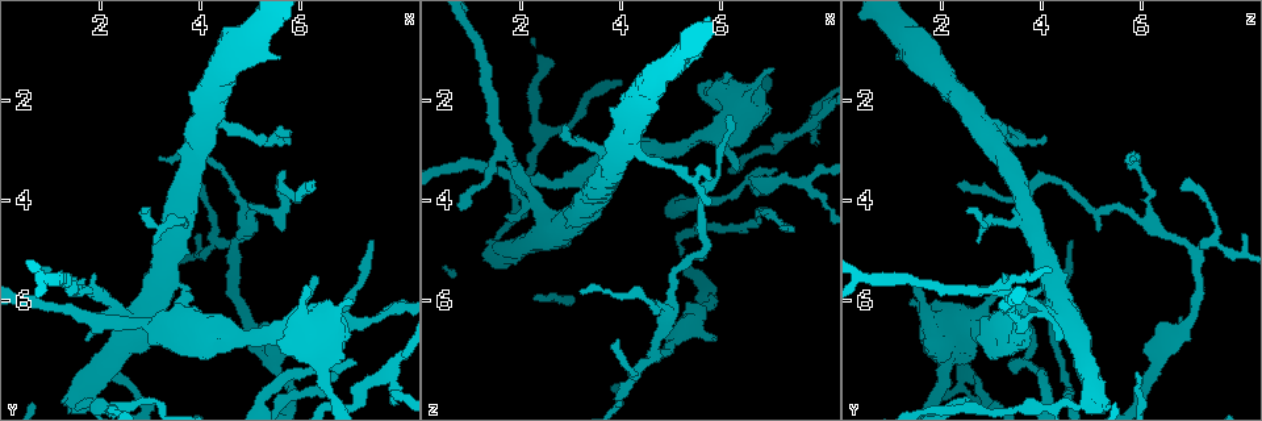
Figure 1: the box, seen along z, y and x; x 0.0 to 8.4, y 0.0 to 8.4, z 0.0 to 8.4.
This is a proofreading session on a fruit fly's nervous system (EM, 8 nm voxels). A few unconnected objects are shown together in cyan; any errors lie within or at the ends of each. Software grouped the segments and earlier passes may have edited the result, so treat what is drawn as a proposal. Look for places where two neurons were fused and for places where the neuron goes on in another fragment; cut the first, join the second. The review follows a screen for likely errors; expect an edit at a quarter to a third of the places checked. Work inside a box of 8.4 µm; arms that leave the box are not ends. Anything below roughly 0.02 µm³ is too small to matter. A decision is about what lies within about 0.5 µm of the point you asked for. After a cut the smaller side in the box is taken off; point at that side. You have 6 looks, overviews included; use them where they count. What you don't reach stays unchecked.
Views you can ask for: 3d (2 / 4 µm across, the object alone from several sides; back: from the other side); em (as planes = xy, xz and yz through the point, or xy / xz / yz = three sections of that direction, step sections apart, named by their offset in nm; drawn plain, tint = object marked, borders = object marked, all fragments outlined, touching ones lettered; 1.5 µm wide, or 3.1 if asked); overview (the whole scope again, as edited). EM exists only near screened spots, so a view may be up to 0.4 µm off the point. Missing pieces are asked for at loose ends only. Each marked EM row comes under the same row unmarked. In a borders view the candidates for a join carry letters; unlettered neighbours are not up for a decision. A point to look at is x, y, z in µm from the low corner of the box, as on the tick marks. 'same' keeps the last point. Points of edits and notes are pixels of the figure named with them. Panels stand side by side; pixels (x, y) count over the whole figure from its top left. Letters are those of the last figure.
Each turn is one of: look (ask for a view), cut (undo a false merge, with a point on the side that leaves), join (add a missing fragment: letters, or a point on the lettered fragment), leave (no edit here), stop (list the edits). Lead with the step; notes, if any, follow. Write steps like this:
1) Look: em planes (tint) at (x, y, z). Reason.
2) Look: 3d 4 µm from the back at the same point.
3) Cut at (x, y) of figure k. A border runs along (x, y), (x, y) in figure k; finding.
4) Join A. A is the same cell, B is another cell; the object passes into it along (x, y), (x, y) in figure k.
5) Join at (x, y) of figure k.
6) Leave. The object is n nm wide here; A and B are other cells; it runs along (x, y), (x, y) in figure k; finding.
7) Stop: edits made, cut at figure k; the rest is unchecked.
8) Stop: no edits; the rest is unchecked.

Look: 3d 4 µm at (5.85, 6.30, 6.80). Free end.

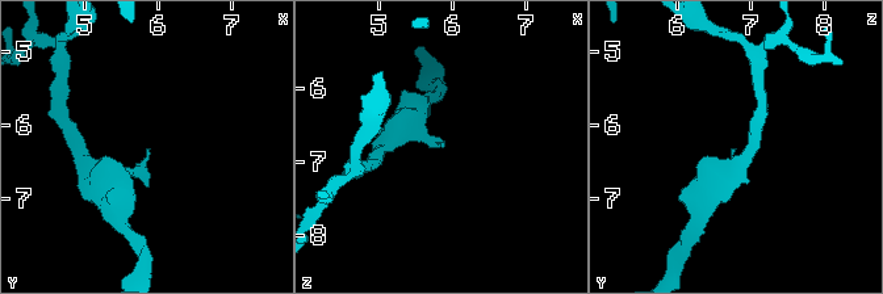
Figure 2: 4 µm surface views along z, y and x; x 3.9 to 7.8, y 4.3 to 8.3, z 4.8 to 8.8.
Look: em planes (tint) at (5.90, 6.30, 6.80). Need the tissue.

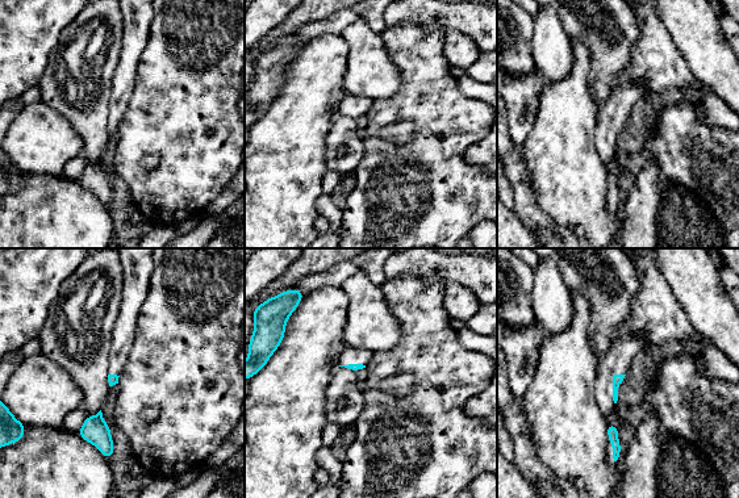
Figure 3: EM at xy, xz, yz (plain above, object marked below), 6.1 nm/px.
Look: em planes (borders) at the same point.

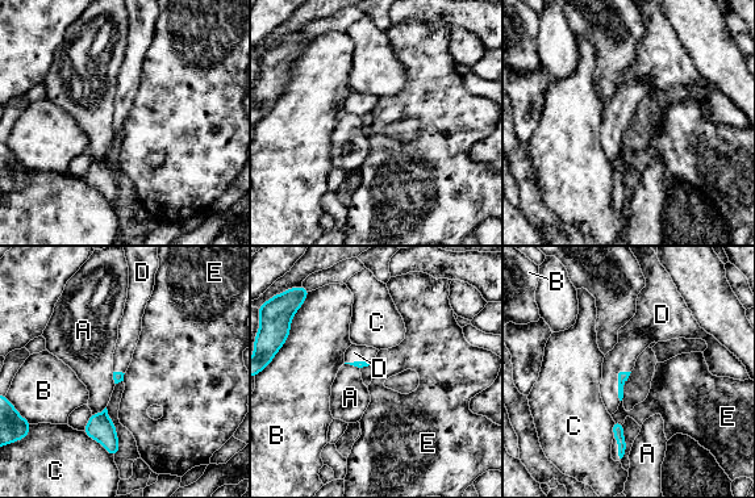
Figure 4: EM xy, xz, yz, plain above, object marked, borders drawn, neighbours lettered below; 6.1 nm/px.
Join D. D is the same cell, A, B, C and E are other cells; the object passes into it along (622, 376), (618, 381), (632, 343) in figure 4; it goes on there.

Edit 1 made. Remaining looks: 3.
Look: em xz step 4 (tint) at (5.40, 6.50, 2.85). Sudden change in width.

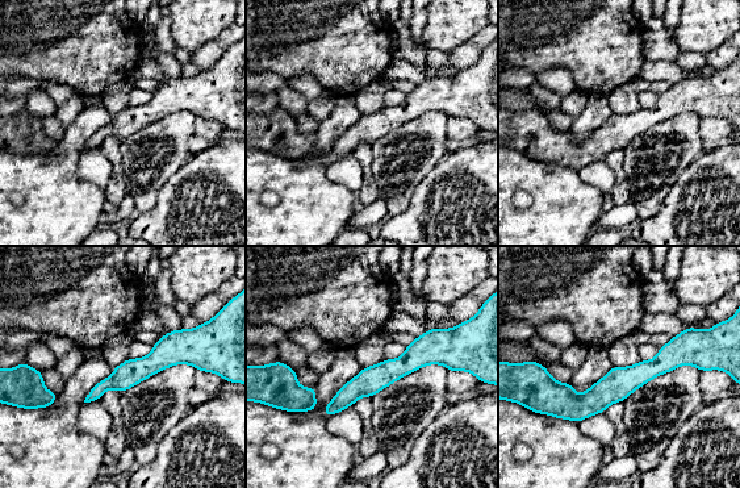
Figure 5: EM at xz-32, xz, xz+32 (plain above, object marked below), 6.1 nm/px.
Look: em planes (borders) at the same point. Cut it another way.

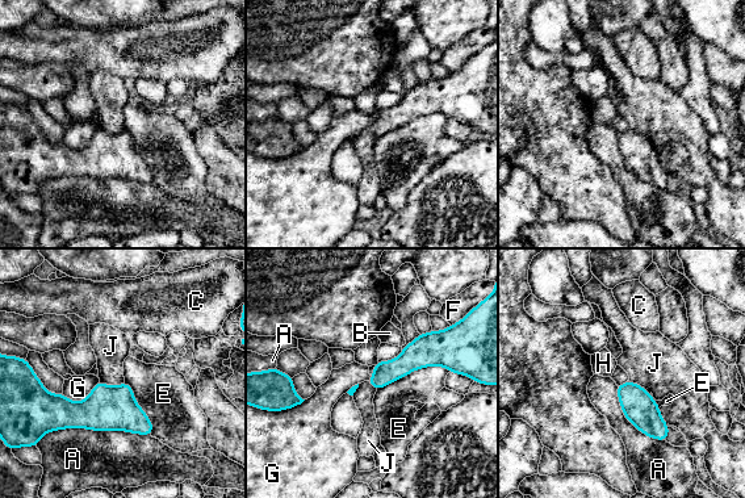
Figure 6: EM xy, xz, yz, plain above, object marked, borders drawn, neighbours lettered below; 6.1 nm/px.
Leave. The object is 170 nm wide here; A, B, C, E, F, G, H and J are other cells; continuous, no second neuron.

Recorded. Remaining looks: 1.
Stop: edits made, join at figure 4; the rest is unchecked.

